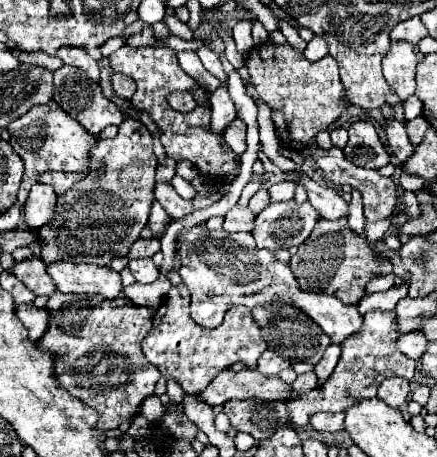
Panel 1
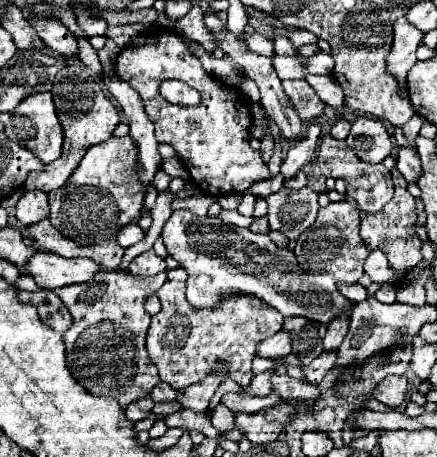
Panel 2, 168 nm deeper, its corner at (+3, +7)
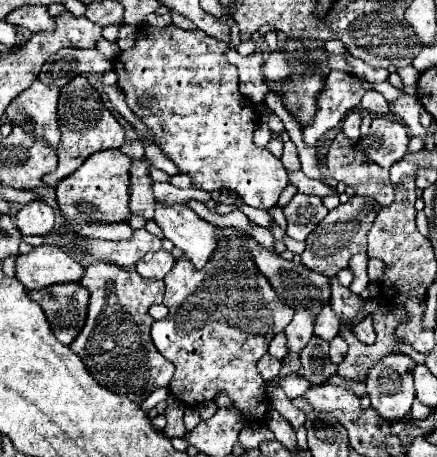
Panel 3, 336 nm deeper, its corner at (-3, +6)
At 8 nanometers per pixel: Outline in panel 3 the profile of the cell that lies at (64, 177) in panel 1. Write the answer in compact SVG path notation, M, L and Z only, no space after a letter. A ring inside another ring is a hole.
M74 78L74 86L70 82L60 92L60 100L58 100L58 124L60 124L60 132L62 132L60 146L56 148L58 168L54 172L48 172L42 178L42 182L48 184L48 186L56 186L60 180L64 180L66 176L70 176L94 152L120 148L124 144L124 128L106 110L100 94L92 86L78 88L76 86L76 78Z

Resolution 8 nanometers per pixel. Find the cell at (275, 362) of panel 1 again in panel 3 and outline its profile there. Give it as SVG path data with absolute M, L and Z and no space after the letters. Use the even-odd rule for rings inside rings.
M296 310L290 326L286 328L286 336L288 336L288 350L290 352L300 352L308 340L312 338L312 330L314 330L314 318L308 310Z

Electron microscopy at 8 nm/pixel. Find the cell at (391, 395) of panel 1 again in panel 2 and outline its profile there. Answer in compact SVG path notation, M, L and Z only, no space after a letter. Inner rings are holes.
M388 375L374 387L372 397L396 409L406 399L406 383L406 375Z

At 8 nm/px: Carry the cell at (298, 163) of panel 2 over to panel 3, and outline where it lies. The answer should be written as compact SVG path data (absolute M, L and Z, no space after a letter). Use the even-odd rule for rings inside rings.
M332 70L332 72L326 76L326 88L324 88L324 92L322 92L320 98L318 98L318 114L316 114L314 122L302 130L304 142L310 144L310 146L316 146L318 140L324 138L326 132L334 130L334 128L346 118L348 110L352 110L352 108L356 108L356 106L360 104L360 98L362 98L368 90L376 90L376 92L380 92L388 102L392 102L392 100L396 100L398 96L404 94L402 90L394 88L388 80L386 80L386 82L380 82L380 84L370 84L370 82L360 80L360 78L356 78L356 76L350 76L350 74L346 74L346 72Z

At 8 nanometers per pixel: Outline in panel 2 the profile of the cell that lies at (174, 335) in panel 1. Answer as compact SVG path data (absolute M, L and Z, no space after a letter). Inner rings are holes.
M178 267L176 271L168 271L166 283L156 293L162 309L152 317L152 325L146 335L146 349L158 367L160 381L166 381L180 391L192 383L202 381L212 371L214 361L224 359L230 363L230 377L240 387L246 387L252 379L252 359L256 355L256 345L278 333L284 317L276 309L266 307L266 303L260 299L246 295L226 297L216 309L194 309L186 301L184 287L186 271Z

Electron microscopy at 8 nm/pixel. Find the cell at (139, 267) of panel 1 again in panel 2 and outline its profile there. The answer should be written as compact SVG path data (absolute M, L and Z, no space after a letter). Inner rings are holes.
M146 251L138 257L134 257L128 269L130 269L130 275L156 275L166 269L166 263L156 253Z

